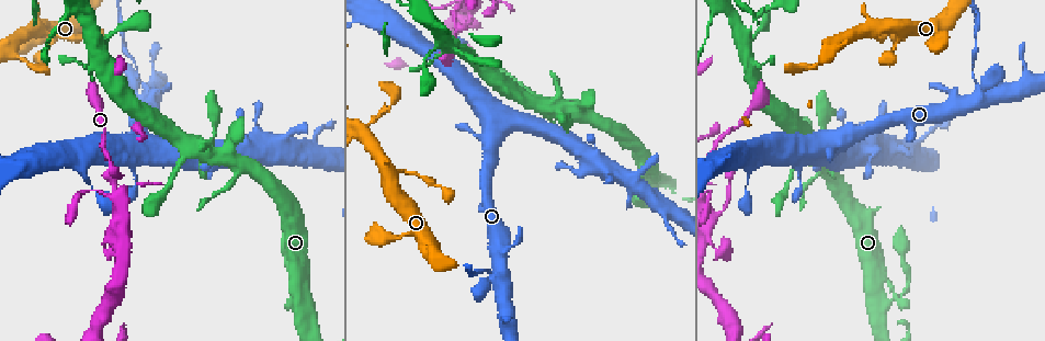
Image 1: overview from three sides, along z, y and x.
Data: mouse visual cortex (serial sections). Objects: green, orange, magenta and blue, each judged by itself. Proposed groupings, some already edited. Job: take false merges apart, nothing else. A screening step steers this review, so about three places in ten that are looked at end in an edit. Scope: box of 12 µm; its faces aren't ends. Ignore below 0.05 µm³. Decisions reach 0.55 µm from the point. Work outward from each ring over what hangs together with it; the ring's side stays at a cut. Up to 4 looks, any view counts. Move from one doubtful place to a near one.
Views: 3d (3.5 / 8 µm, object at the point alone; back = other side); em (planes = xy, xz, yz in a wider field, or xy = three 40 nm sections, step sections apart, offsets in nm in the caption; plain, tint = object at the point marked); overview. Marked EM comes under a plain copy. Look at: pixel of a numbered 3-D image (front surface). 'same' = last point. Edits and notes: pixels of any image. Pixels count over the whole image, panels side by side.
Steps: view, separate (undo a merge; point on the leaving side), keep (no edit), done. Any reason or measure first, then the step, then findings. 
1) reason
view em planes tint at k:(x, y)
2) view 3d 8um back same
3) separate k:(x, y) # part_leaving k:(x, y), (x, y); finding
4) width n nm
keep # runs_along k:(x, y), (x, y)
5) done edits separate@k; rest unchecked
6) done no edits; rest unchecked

view 3d 8um at 1:(116, 214)

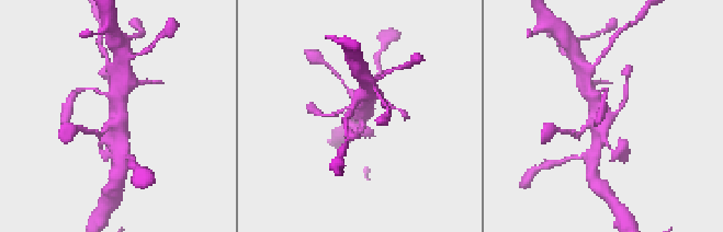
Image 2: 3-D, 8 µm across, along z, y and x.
view em planes tint at 2:(614, 115)

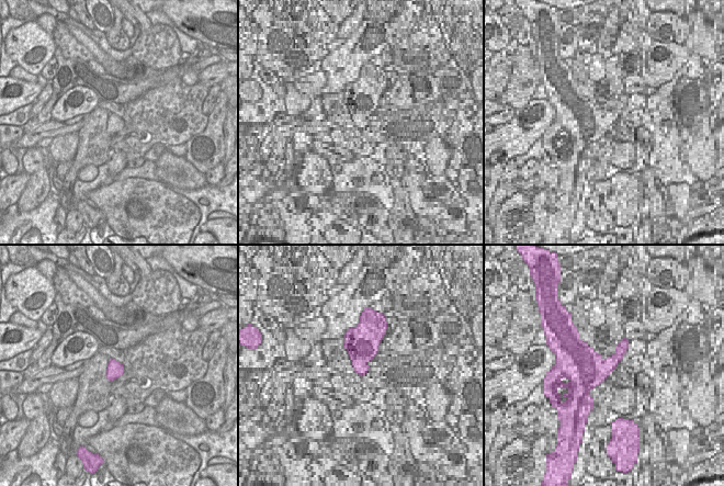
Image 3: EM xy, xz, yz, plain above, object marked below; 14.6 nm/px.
arm_widths 150, 350, 450, 500 nm
keep # runs_along 2:(591, 101), (616, 114), (627, 86); continuous, no second cell

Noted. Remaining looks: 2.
view 3d 3.5um back at 1:(972, 74)

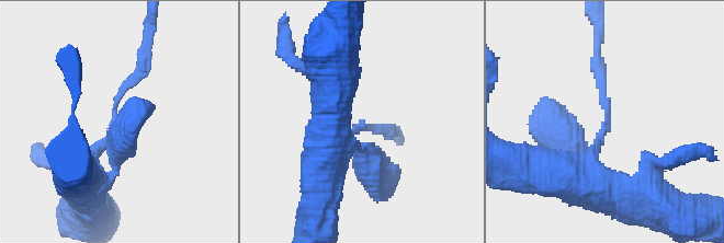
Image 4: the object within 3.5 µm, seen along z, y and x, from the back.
arm_widths 200, 400 nm
view em planes tint at 4:(605, 121)

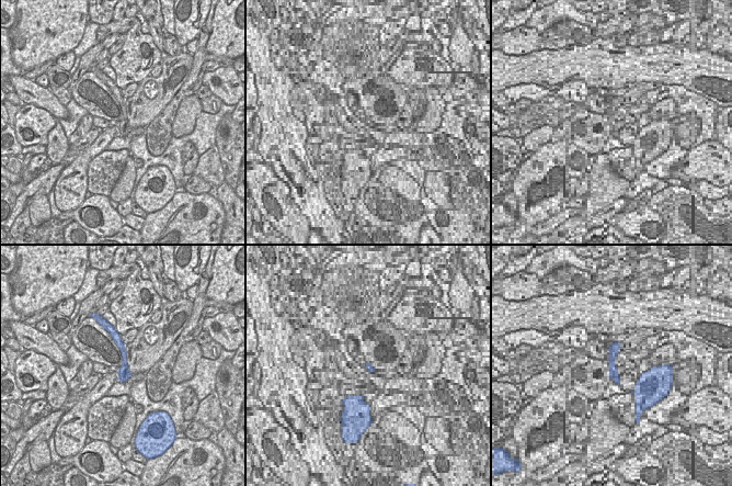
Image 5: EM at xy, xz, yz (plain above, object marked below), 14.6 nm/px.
width 180 nm
separate 4:(132, 81) # part_leaving 4:(114, 116), (117, 95), (142, 72), (148, 29); two cells meet here

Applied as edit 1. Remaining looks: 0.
done edits separate@4; rest unchecked

